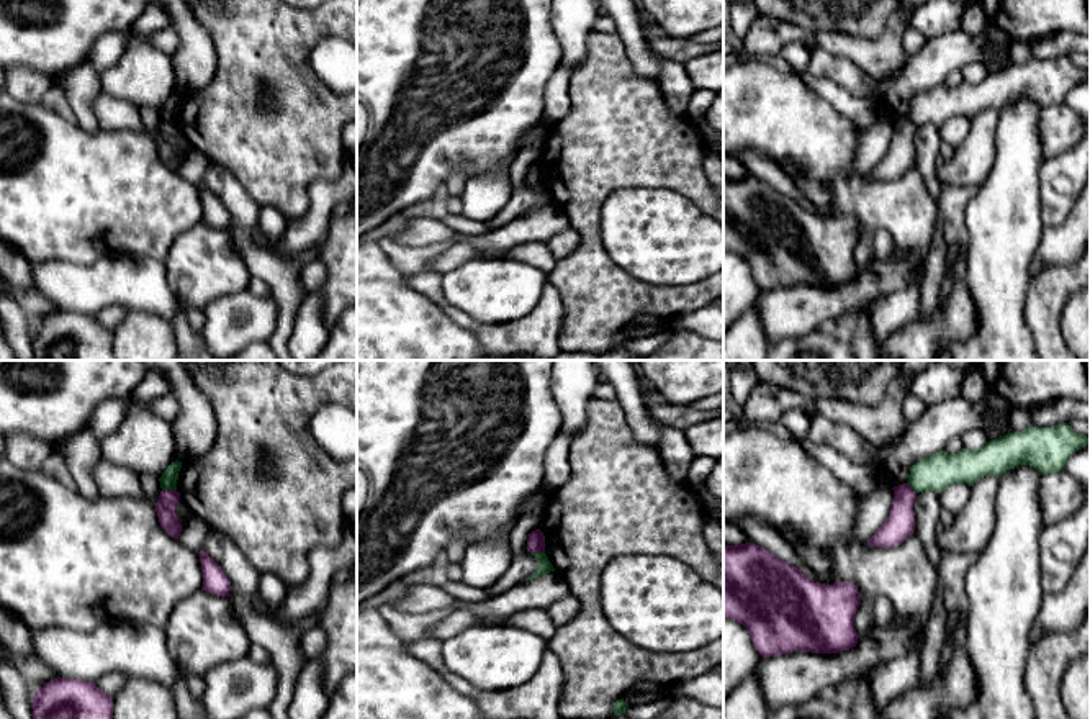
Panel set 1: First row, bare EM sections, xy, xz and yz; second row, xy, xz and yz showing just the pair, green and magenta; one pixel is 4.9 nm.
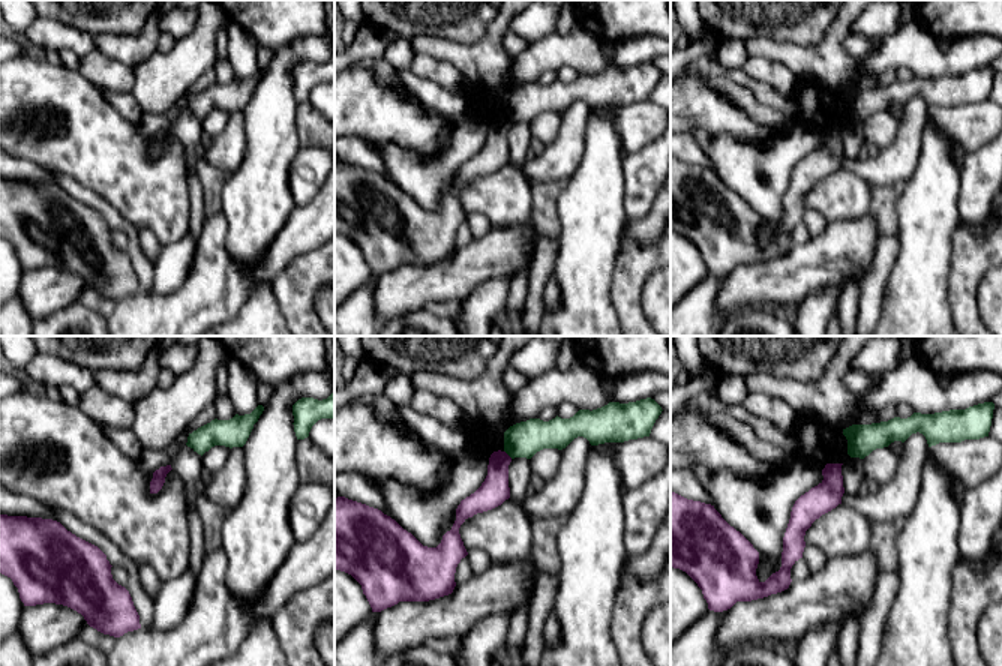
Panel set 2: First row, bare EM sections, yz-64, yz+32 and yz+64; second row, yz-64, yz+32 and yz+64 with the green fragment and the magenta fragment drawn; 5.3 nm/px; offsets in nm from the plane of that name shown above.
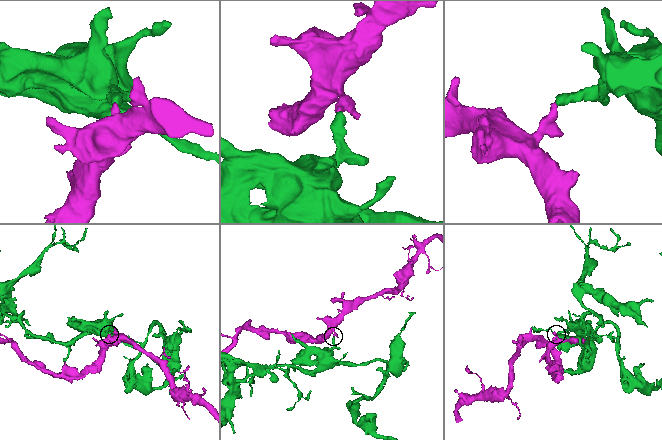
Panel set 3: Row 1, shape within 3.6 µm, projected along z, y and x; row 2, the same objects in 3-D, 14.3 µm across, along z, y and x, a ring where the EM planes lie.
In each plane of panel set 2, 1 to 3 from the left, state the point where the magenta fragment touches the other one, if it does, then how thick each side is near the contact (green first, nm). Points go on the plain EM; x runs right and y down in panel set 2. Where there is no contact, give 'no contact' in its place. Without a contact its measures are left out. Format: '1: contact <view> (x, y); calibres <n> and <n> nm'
1: no contact
2: contact yz+32 (509, 119); calibres 190 and 160 nm
3: no contact

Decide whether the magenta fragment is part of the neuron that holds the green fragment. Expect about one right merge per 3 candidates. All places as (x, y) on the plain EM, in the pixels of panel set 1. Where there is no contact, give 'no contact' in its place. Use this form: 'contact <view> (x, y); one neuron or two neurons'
contact xy (169, 122); two neurons

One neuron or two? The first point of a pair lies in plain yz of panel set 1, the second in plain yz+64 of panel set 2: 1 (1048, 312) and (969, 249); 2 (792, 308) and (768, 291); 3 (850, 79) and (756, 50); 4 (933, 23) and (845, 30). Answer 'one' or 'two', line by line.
1: one
2: one
3: two
4: two

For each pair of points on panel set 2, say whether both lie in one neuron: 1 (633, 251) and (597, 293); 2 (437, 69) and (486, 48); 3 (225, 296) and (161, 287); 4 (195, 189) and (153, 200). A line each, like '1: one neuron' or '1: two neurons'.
1: two neurons
2: two neurons
3: two neurons
4: two neurons

